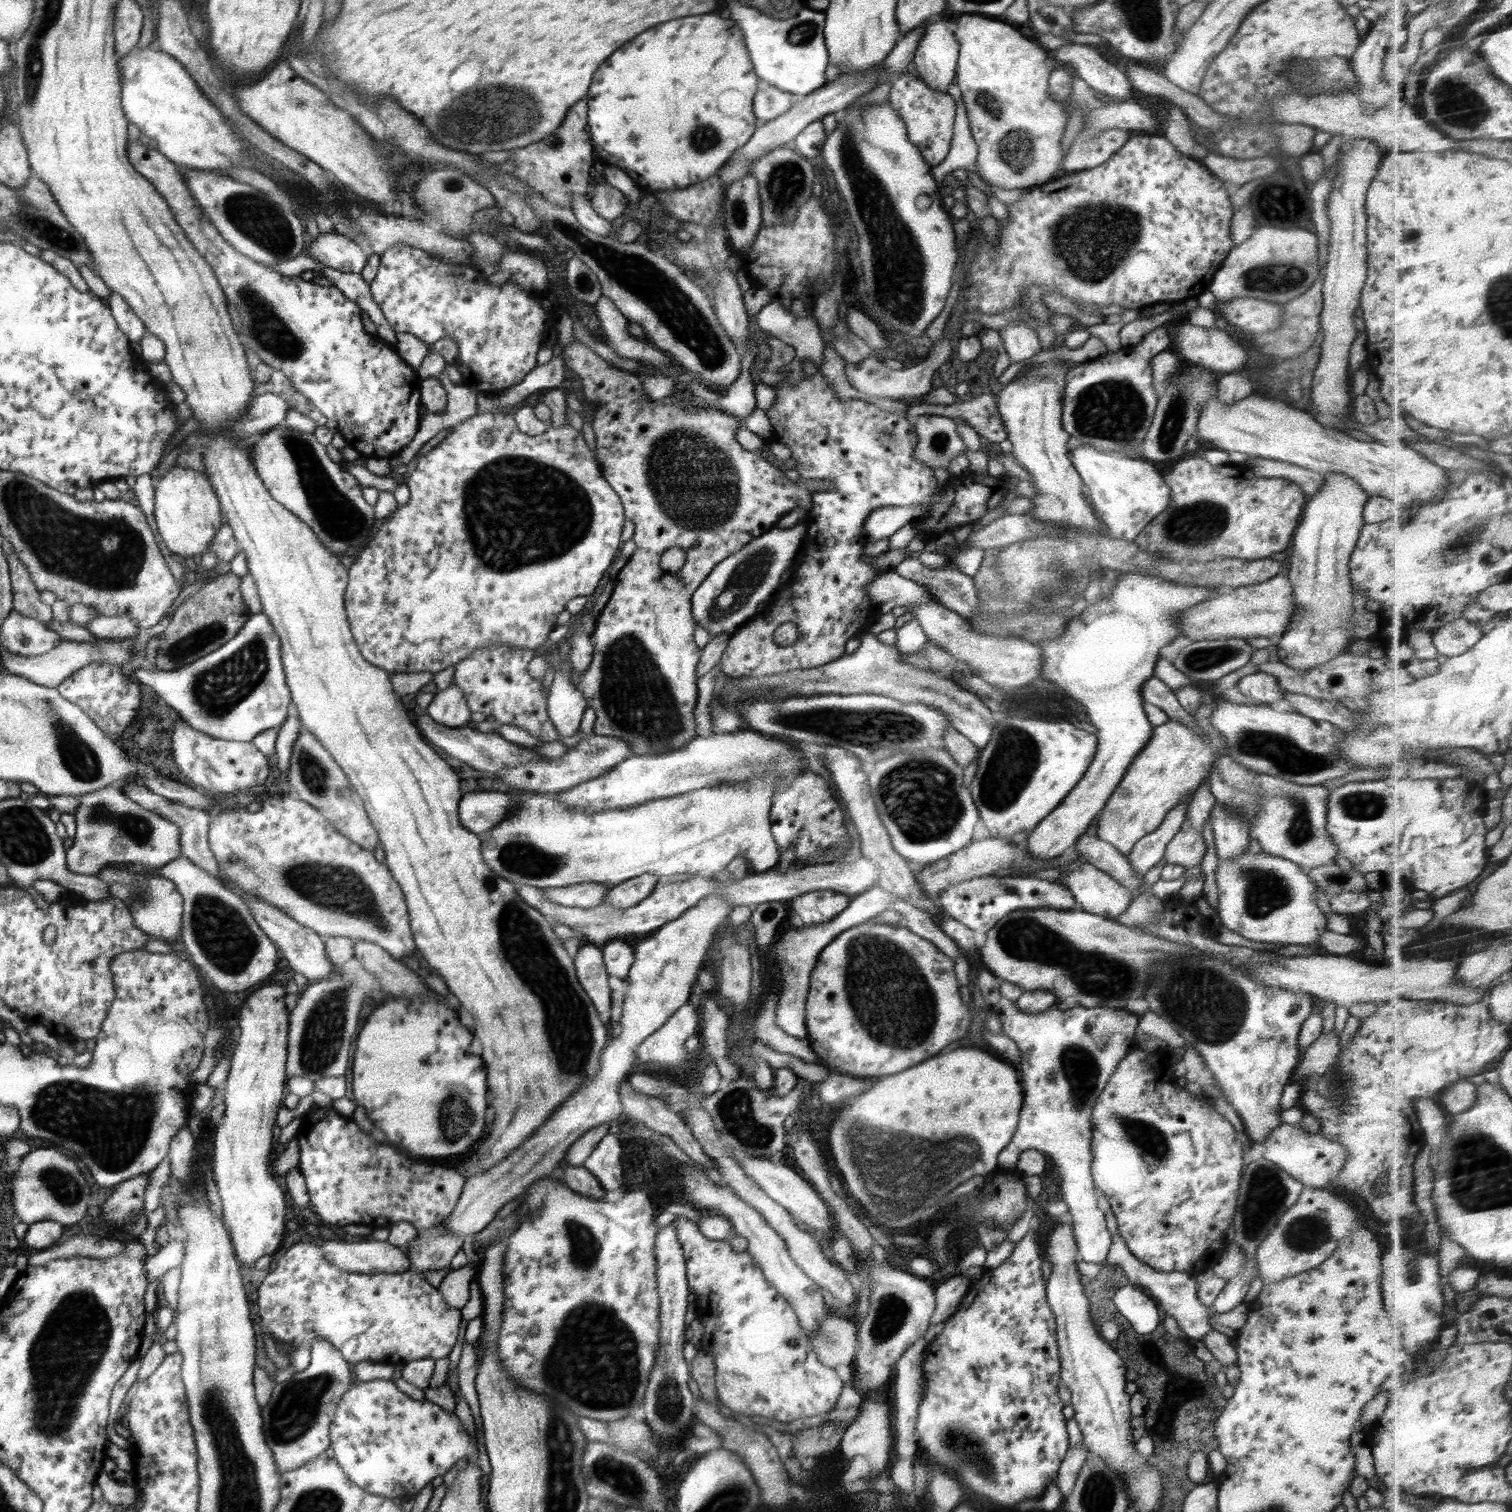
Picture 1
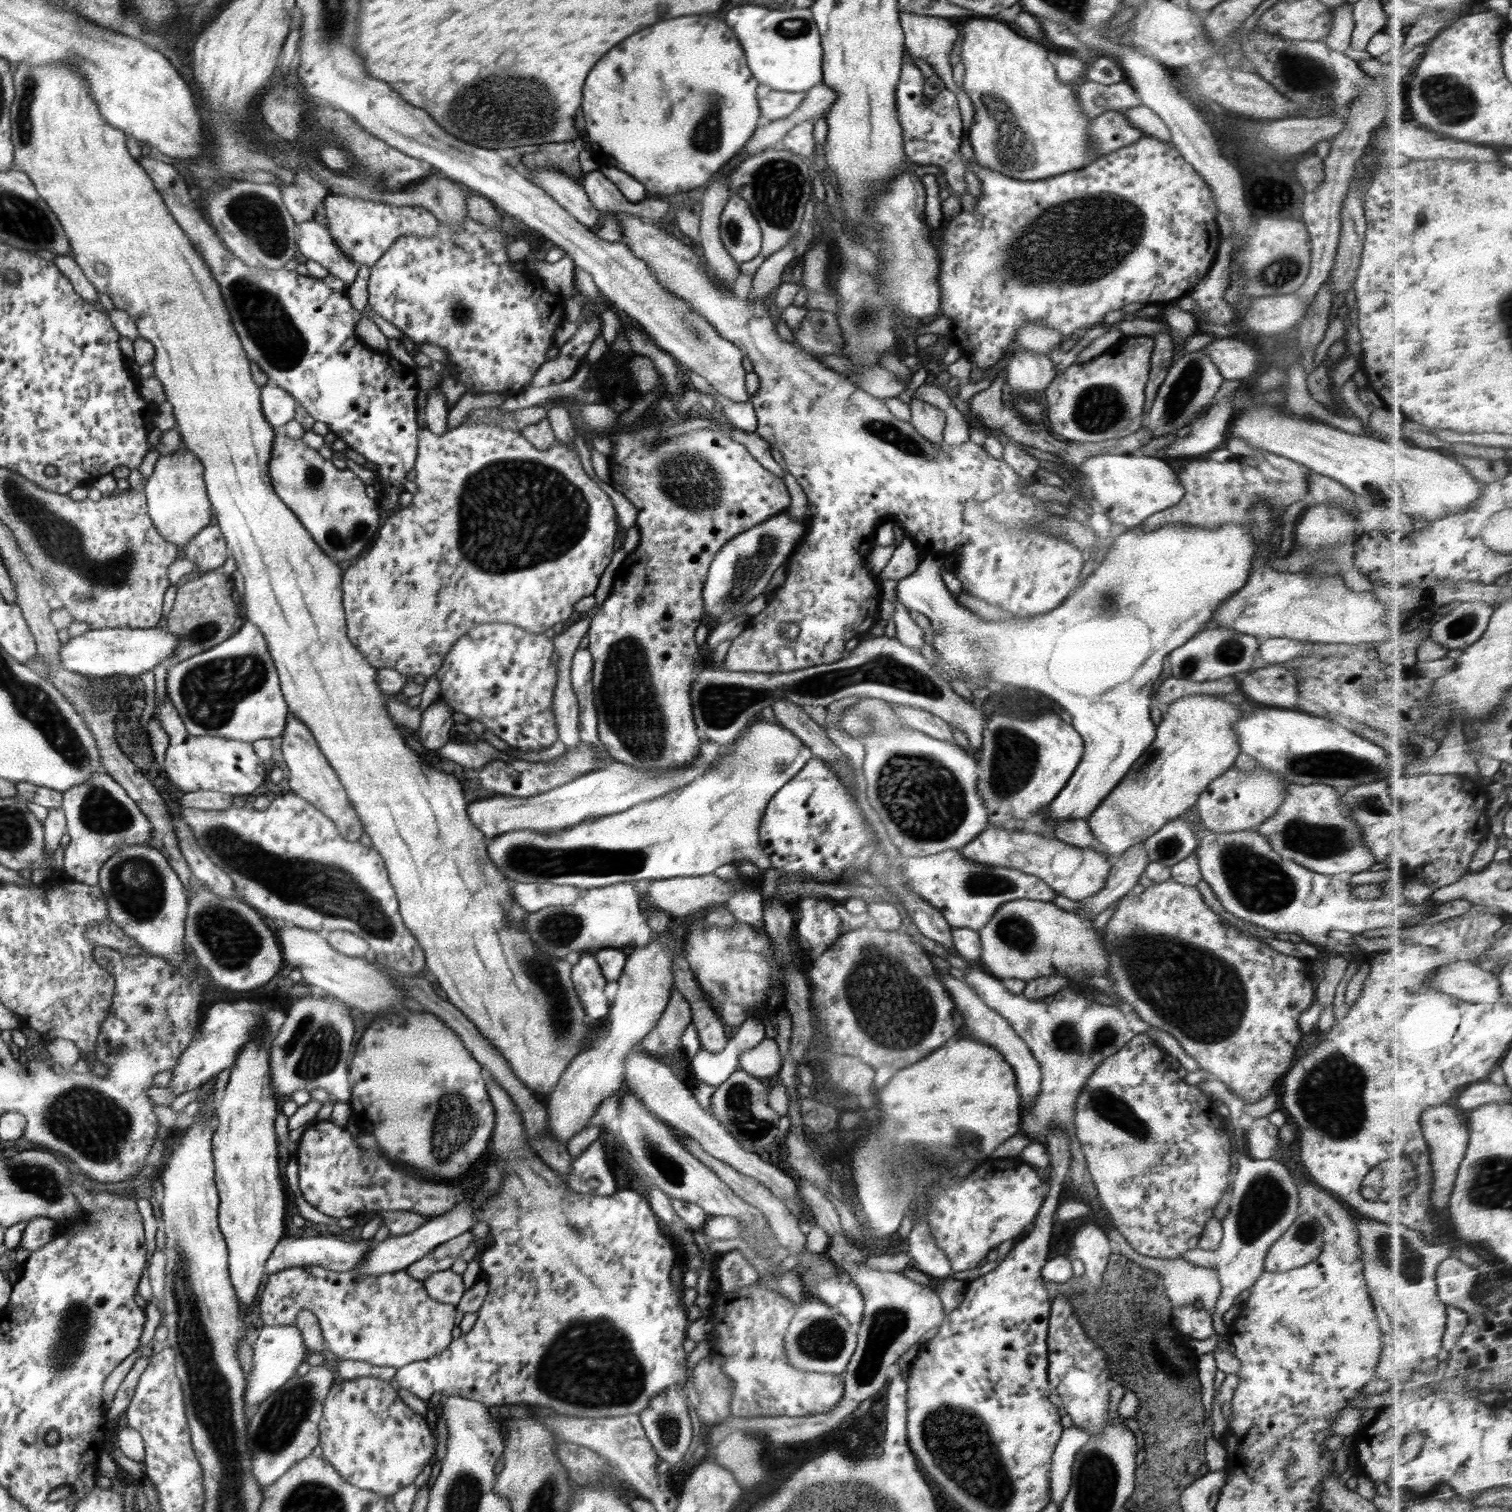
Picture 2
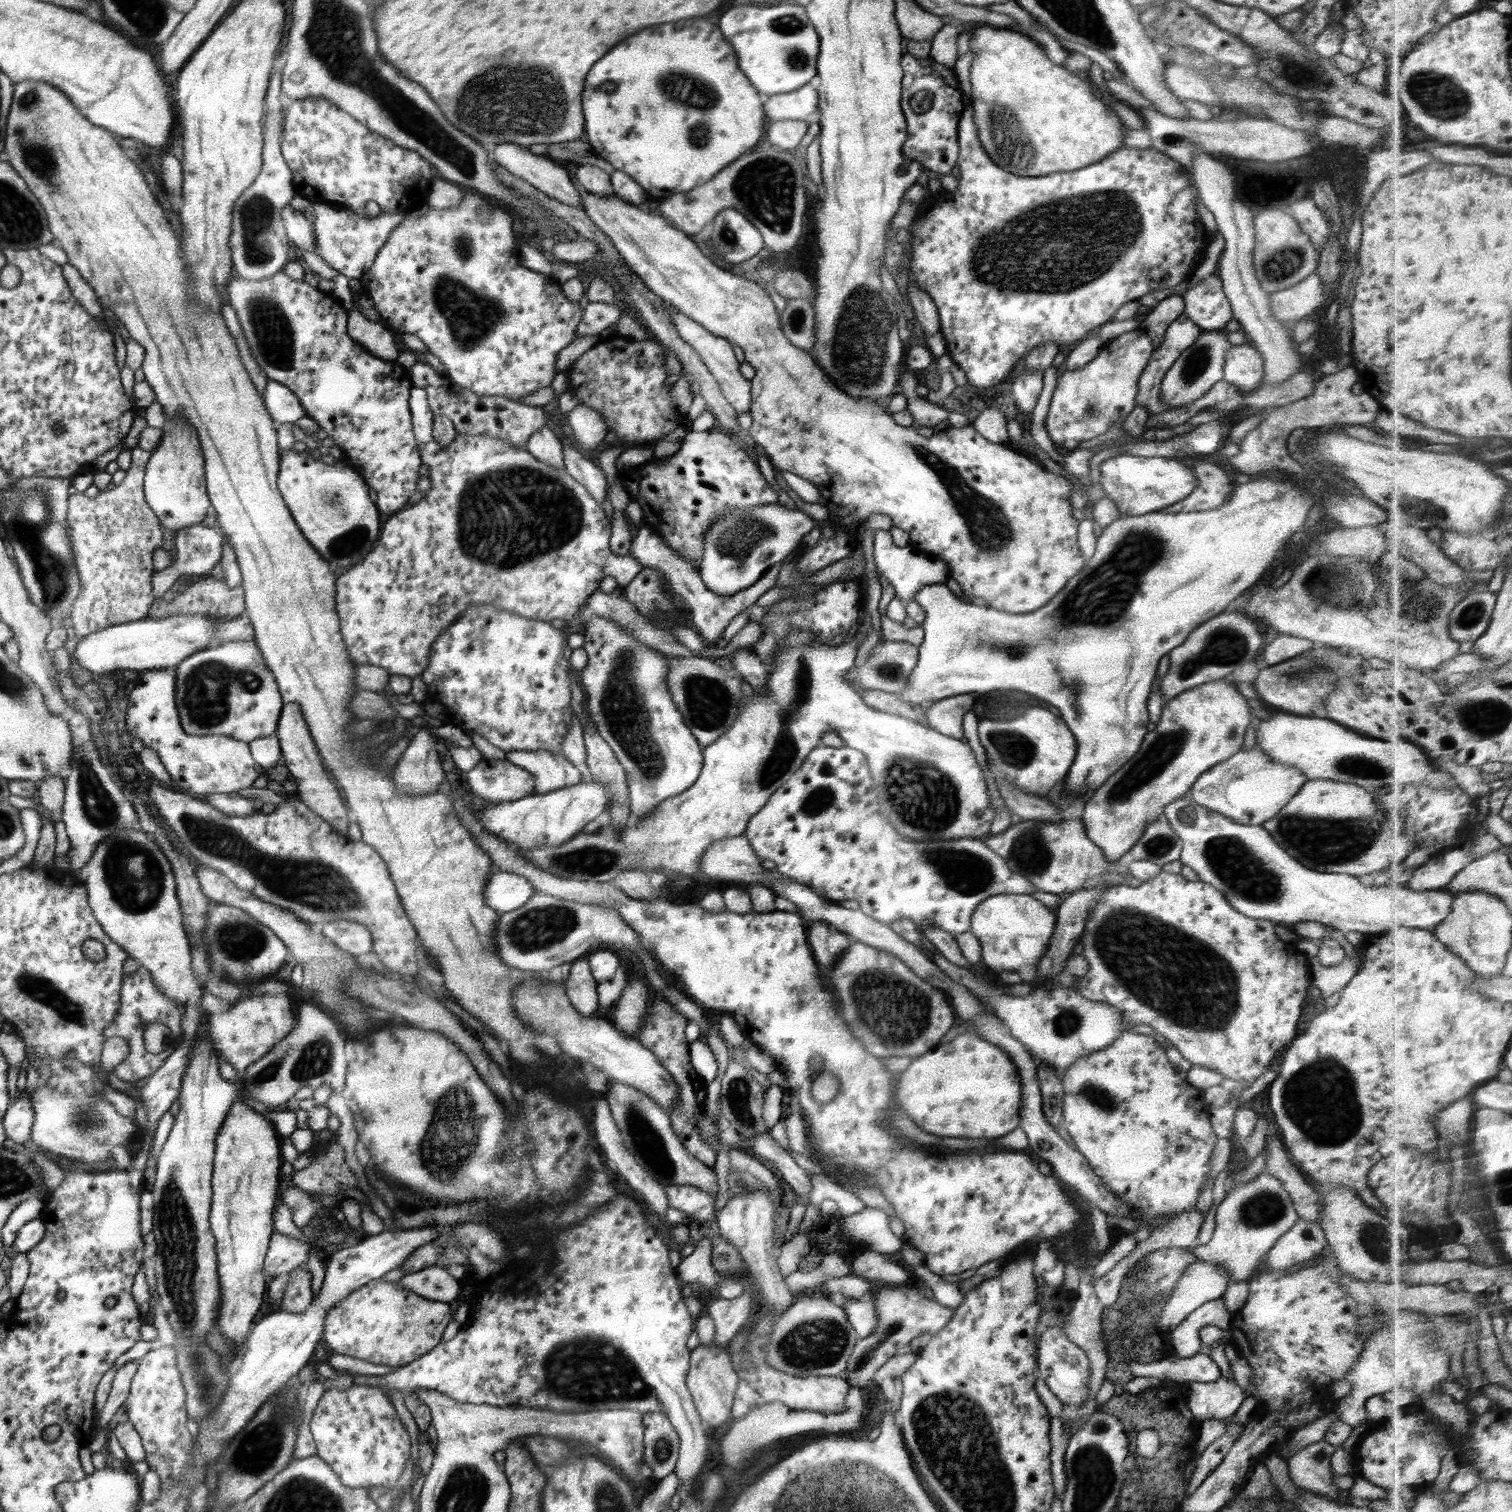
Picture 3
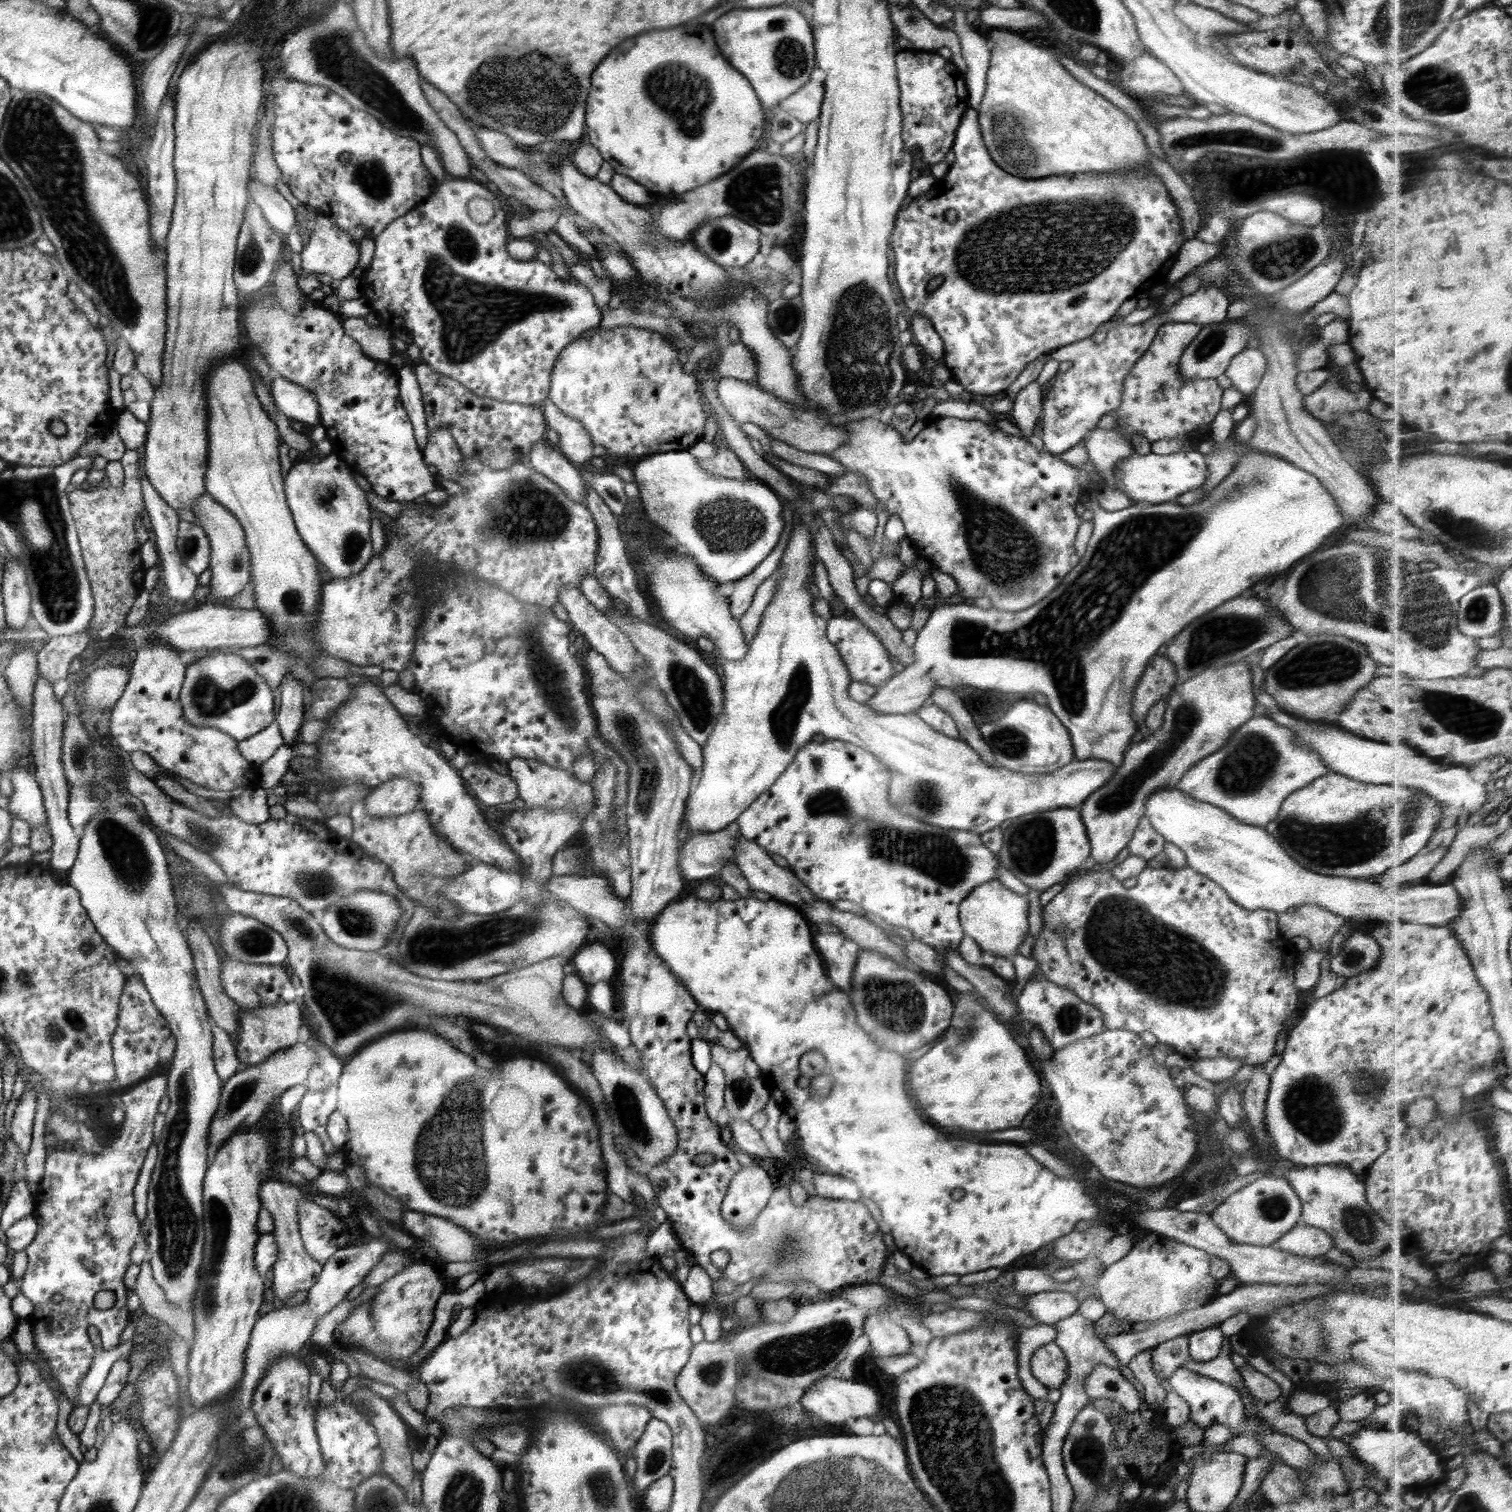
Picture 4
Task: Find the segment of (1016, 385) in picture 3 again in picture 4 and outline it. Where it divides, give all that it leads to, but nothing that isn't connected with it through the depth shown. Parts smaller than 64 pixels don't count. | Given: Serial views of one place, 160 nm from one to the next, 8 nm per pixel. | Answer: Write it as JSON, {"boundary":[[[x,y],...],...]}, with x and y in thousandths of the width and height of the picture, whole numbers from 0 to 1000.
{"boundary":[[[684,252],[674,258],[670,265],[669,277],[679,290],[684,286],[684,282],[690,274],[690,264],[690,257]]]}

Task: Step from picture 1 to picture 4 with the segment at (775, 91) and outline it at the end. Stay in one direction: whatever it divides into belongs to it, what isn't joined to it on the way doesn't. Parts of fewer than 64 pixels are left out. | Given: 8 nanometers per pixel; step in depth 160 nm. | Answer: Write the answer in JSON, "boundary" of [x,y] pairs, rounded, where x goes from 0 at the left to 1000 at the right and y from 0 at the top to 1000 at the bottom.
{"boundary":[[[536,53],[525,62],[516,67],[515,70],[533,83],[535,81],[542,78],[545,60],[544,54]]]}

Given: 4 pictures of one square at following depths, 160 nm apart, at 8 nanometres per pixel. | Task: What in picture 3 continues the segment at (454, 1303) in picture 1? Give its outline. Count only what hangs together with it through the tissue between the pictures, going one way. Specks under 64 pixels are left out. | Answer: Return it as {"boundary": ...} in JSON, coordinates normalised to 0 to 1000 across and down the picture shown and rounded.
{"boundary":[[[290,836],[269,842],[263,849],[279,858],[298,862],[301,859],[304,859],[308,852],[305,847]]]}

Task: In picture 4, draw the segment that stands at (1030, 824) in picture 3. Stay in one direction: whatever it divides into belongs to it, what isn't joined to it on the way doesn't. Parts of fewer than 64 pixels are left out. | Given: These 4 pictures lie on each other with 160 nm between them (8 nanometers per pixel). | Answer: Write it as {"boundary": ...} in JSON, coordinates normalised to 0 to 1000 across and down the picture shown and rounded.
{"boundary":[[[699,534],[678,538],[670,542],[669,546],[663,550],[663,560],[661,563],[662,570],[665,575],[670,577],[672,581],[683,589],[690,589],[707,581],[711,575],[722,571],[721,556],[714,534]]]}

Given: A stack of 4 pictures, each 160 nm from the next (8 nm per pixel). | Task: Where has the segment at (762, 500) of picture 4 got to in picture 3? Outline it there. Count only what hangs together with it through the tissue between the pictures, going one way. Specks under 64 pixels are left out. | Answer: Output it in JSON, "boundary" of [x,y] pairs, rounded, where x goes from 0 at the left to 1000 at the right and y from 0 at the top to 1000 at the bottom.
{"boundary":[[[516,333],[505,333],[499,336],[481,336],[476,340],[470,349],[466,352],[465,368],[462,378],[467,389],[475,394],[483,394],[489,390],[497,388],[499,385],[512,373],[517,373],[526,363],[530,361],[530,355],[540,348],[540,344],[528,337],[520,337]]]}

